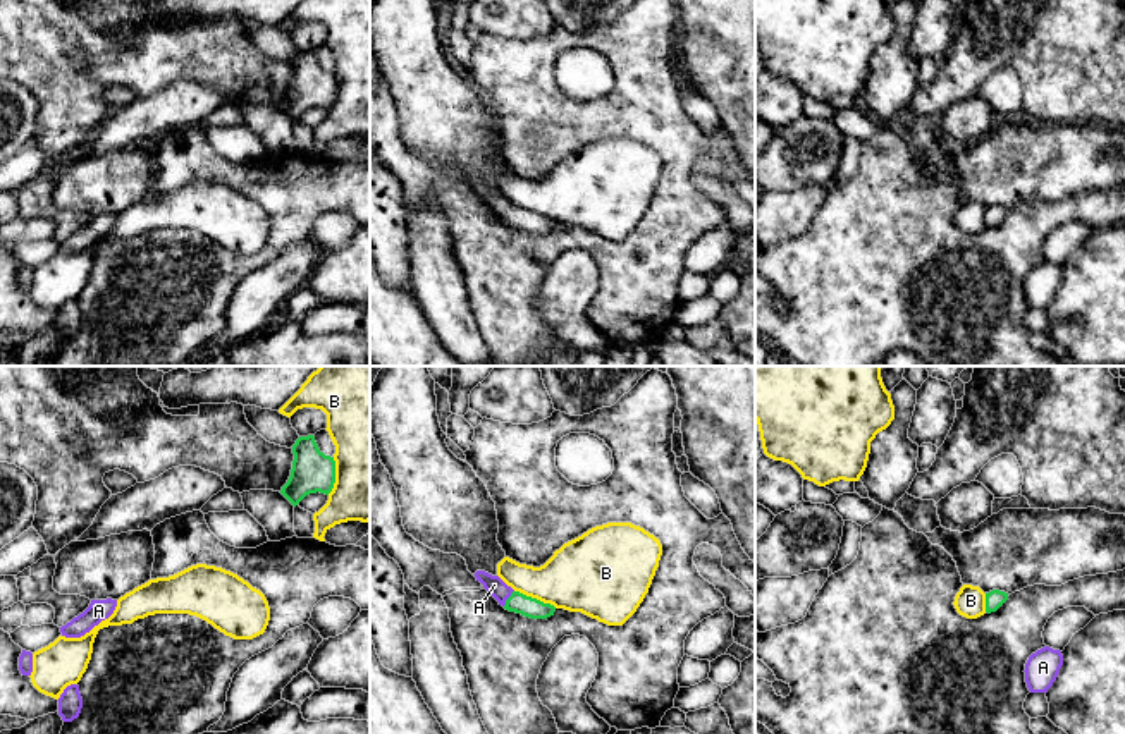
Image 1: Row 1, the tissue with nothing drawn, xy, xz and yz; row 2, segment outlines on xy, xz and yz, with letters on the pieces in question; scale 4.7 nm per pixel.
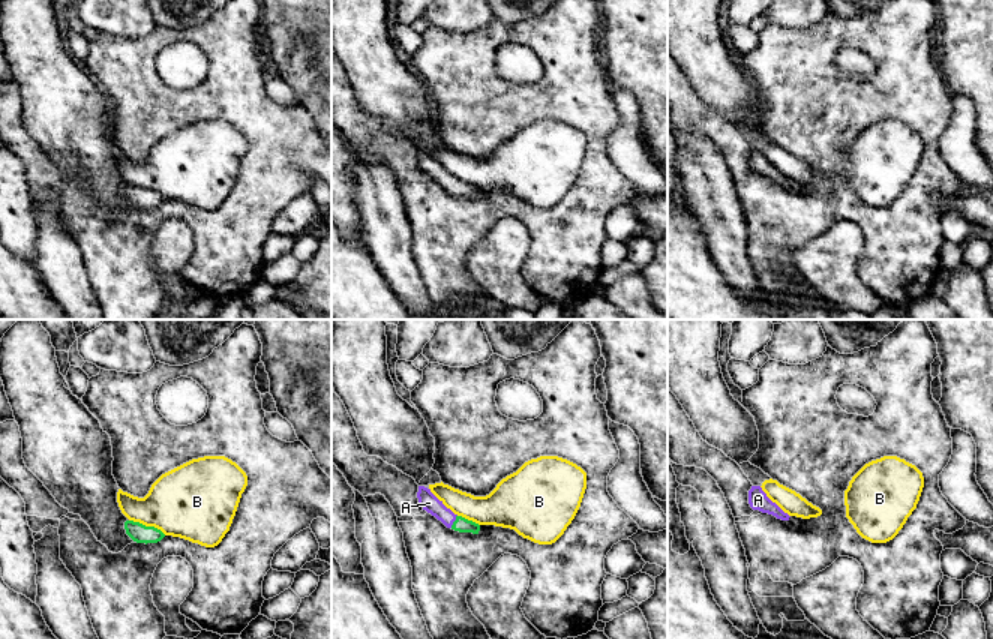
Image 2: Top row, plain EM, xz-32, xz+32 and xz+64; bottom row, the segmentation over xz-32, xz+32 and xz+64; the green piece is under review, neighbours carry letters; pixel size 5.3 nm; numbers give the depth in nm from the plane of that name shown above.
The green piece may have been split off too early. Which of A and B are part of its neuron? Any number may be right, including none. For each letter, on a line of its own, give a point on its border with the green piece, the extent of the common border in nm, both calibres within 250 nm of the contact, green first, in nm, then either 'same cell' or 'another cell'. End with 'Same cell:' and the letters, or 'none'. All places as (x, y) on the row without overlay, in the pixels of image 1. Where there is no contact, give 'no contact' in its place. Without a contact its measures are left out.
A: xz (508, 214) | 90 nm | 100/90 nm | same cell
B: xz (535, 214) | 220 nm | 100/340 nm | another cell
Same cell: A

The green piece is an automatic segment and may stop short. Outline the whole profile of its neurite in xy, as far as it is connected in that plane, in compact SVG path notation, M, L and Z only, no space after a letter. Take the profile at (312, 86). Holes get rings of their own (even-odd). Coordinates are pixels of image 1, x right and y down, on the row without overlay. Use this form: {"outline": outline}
{"outline": "M313 50L299 52L292 60L292 84L280 108L296 122L310 108L329 110L335 98L335 76L325 70Z"}

